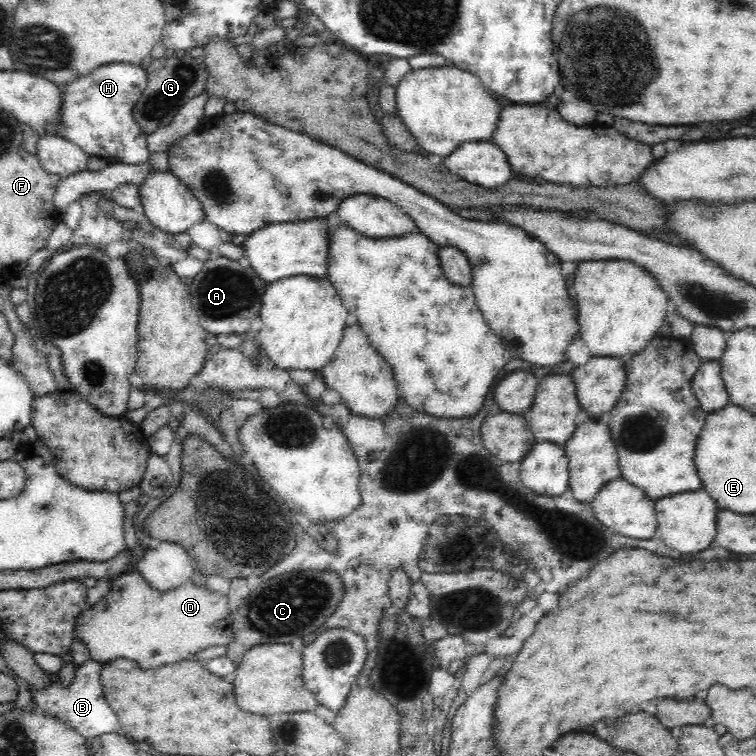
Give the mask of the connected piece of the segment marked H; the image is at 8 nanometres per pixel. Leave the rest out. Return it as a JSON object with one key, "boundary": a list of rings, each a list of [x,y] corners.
{"boundary":[[[112,63],[99,66],[85,77],[77,78],[63,88],[60,137],[73,142],[88,154],[104,158],[116,157],[118,162],[137,165],[148,162],[151,152],[146,141],[147,135],[134,120],[133,110],[148,84],[148,75],[141,65]]]}

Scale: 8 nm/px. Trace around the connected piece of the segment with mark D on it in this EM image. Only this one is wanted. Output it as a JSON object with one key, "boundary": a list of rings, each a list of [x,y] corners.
{"boundary":[[[125,572],[111,581],[111,589],[95,604],[89,604],[75,618],[74,638],[83,642],[89,650],[90,659],[106,663],[114,658],[127,658],[138,662],[142,670],[160,668],[188,660],[200,650],[212,646],[228,646],[234,640],[232,613],[226,594],[212,591],[206,584],[198,585],[192,579],[182,582],[172,590],[156,590],[137,572]]]}

